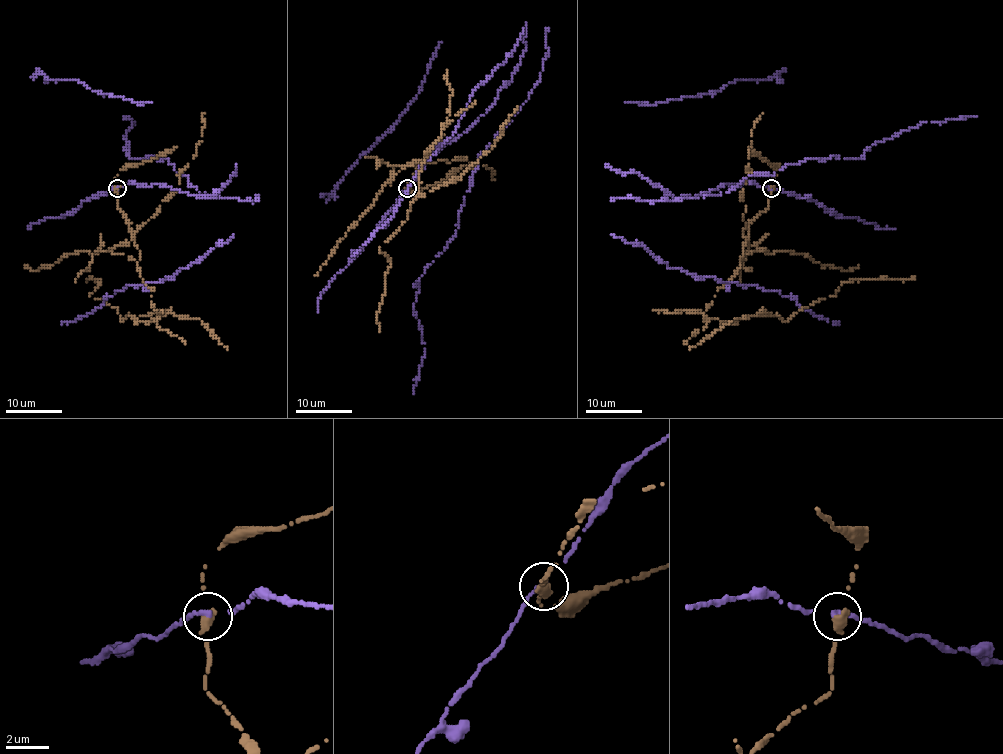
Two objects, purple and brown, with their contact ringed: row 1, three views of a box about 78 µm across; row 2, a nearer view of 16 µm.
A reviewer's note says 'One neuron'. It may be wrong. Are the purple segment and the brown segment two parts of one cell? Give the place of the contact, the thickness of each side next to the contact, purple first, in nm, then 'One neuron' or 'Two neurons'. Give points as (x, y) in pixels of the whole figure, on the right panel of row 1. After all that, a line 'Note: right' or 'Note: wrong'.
Place: (771, 188). Thickness 180 nm (purple) against 440 nm. Two neurons
Note: wrong

